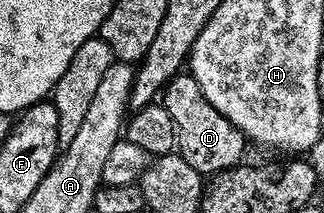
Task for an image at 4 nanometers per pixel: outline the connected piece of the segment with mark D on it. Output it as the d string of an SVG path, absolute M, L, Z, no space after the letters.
M179 73L170 81L163 92L163 106L171 113L171 121L175 121L177 130L177 147L179 153L203 177L212 177L218 171L226 171L228 167L236 167L245 155L247 140L241 131L207 101L194 81L192 75Z

